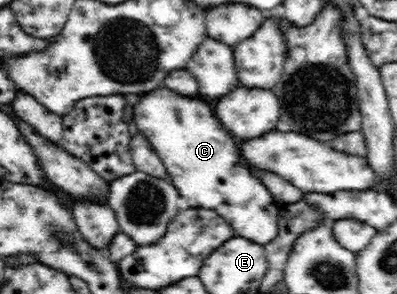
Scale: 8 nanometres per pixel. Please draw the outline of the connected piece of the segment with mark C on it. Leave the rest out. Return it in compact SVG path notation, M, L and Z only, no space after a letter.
M161 88L139 98L139 102L130 106L129 116L135 121L139 134L146 136L158 153L169 182L180 193L183 206L214 210L230 225L236 236L245 237L260 245L267 244L278 235L278 202L256 178L254 171L249 166L243 166L245 161L235 138L221 126L221 122L215 120L213 110L205 102L185 98L167 88Z

